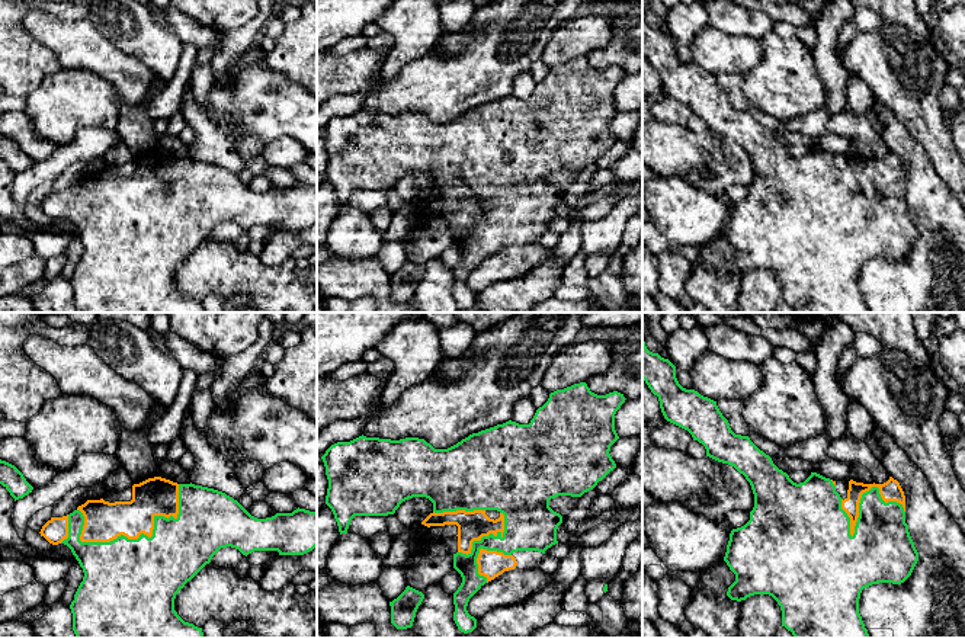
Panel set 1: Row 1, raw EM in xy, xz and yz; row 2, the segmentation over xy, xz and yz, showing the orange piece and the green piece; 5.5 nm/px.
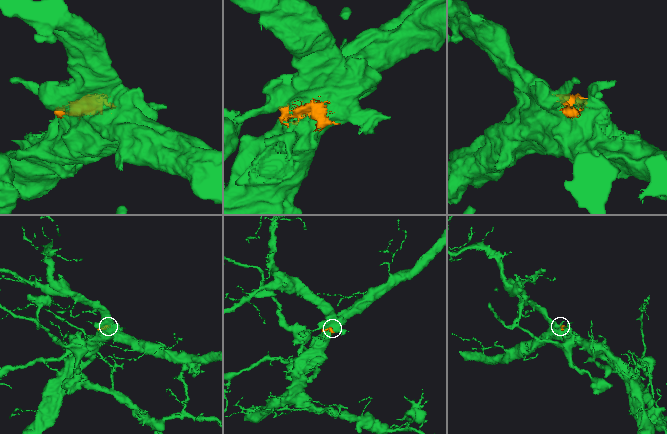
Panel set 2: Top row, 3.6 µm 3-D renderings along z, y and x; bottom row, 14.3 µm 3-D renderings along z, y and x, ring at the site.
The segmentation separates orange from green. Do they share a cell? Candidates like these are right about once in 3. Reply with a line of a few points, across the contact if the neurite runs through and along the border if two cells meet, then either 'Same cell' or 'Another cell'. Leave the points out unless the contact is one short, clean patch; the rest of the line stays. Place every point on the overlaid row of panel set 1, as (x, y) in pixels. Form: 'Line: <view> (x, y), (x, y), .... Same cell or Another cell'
Same cell

